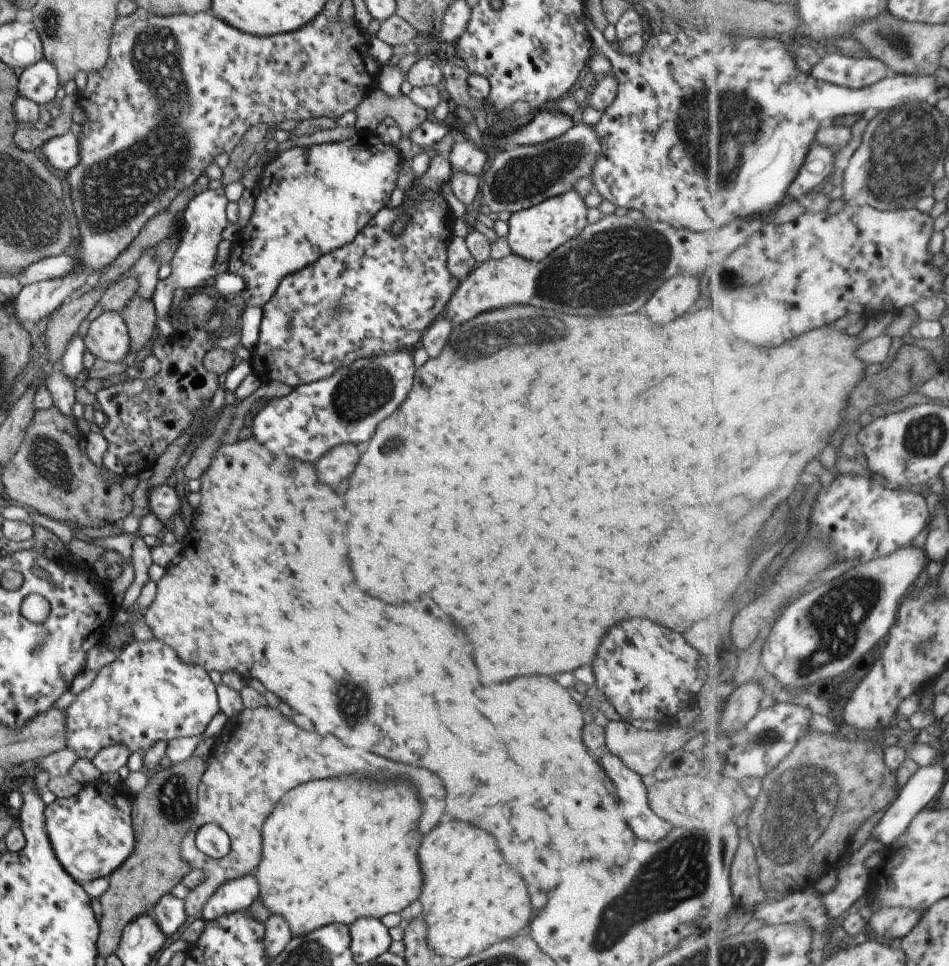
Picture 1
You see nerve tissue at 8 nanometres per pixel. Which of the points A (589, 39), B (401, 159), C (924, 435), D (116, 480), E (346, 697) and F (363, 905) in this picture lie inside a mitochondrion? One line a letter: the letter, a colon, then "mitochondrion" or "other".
A: other
B: other
C: mitochondrion
D: other
E: mitochondrion
F: other

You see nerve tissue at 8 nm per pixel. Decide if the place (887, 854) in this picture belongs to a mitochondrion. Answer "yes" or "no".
no

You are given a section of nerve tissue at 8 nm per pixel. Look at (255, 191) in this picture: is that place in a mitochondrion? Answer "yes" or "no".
no

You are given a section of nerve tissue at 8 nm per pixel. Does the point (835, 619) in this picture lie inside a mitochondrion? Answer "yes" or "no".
yes

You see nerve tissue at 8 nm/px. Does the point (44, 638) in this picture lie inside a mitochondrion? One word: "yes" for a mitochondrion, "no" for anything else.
yes

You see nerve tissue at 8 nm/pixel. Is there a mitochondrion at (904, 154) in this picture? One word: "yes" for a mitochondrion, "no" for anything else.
yes

